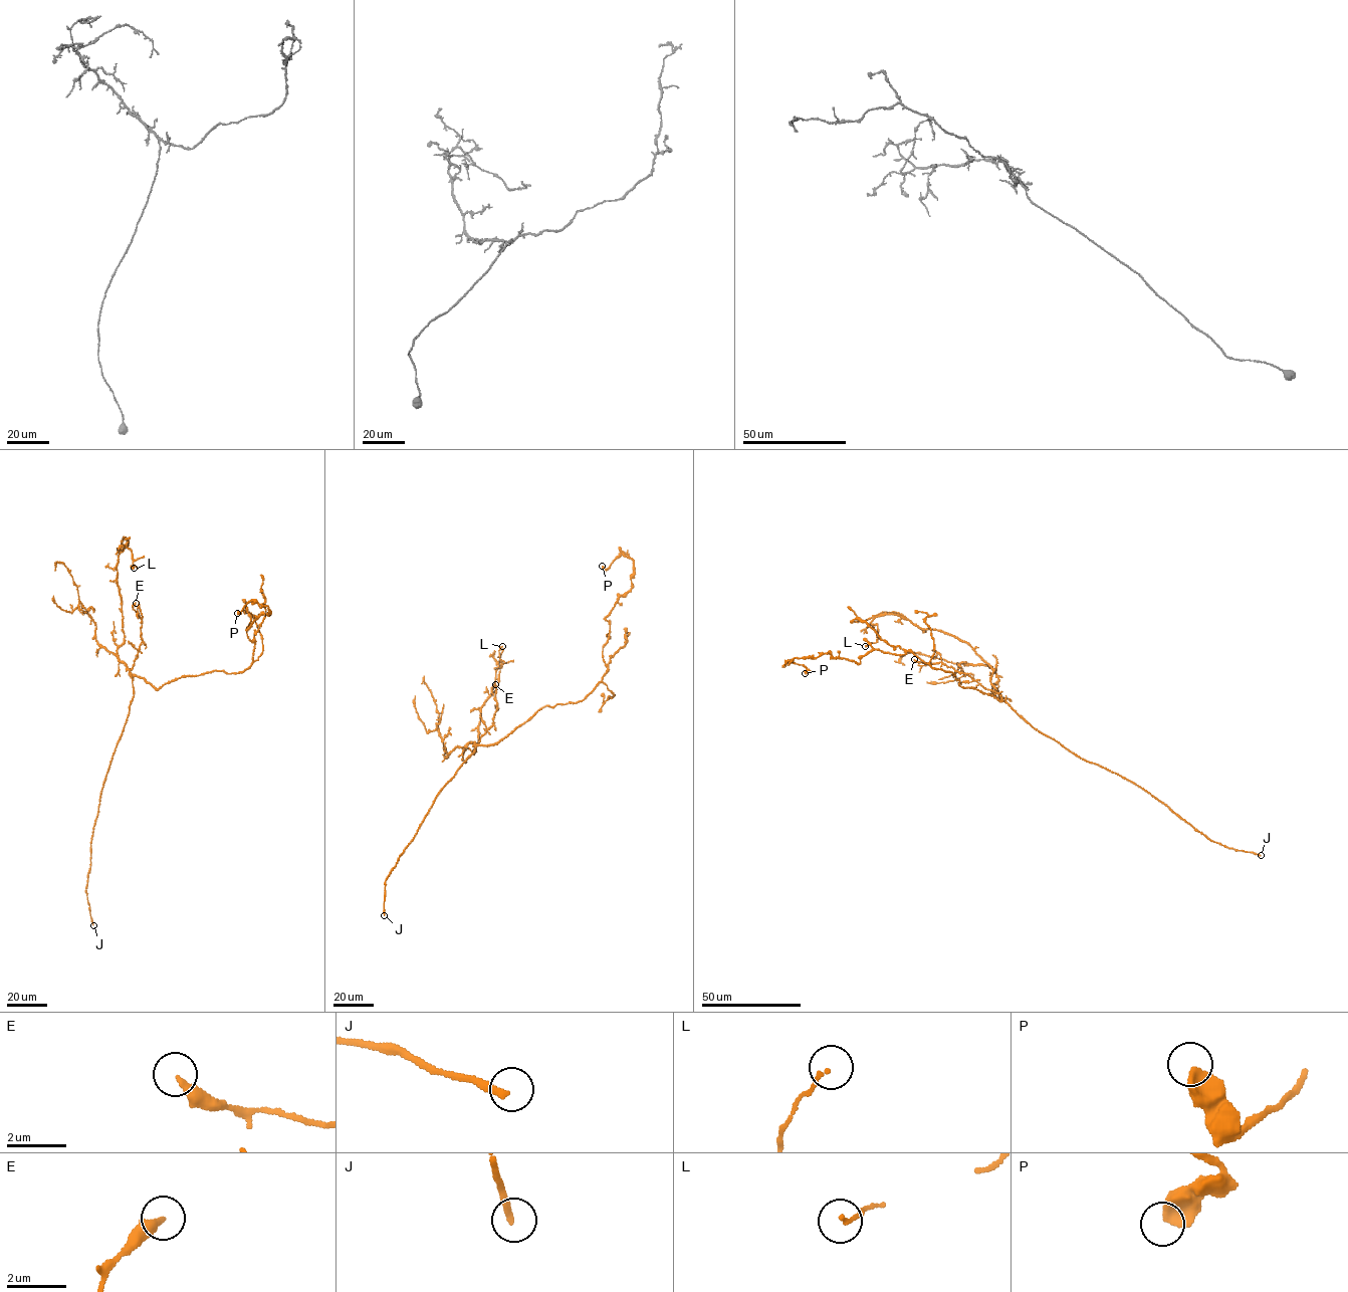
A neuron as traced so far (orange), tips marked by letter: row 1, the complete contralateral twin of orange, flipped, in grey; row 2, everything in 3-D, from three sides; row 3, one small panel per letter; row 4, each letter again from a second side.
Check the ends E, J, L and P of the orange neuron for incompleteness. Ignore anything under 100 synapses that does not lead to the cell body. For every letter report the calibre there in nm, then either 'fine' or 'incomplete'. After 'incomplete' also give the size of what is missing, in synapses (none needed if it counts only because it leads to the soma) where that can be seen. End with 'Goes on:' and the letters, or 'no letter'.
E: 320 nm | fine
J: 220 nm | incomplete
L: 110 nm | fine
P: 500 nm | fine
Goes on: J

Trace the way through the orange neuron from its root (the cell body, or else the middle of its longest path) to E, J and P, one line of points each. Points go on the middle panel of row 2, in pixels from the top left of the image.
E: (496, 742), (474, 745), (493, 724), (497, 703), (491, 690), (495, 684)
J: (496, 742), (476, 745), (473, 752), (437, 795), (414, 838), (386, 879), (384, 915)
P: (496, 742), (546, 705), (583, 700), (602, 680), (605, 618), (631, 588), (634, 561), (622, 552), (602, 566)

